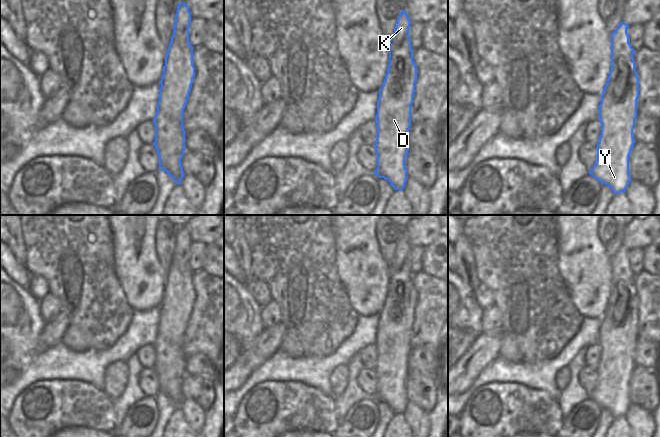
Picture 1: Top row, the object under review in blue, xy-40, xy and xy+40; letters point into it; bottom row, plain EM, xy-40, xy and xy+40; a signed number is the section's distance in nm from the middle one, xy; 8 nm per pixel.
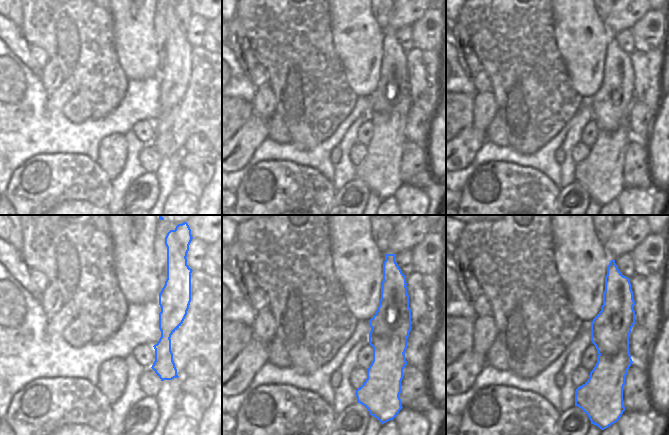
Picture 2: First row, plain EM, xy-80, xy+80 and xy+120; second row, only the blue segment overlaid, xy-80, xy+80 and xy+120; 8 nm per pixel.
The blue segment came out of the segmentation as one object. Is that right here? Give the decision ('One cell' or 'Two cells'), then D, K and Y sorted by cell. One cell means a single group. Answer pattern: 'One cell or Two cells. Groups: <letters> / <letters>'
Two cells. Groups: D Y / K

